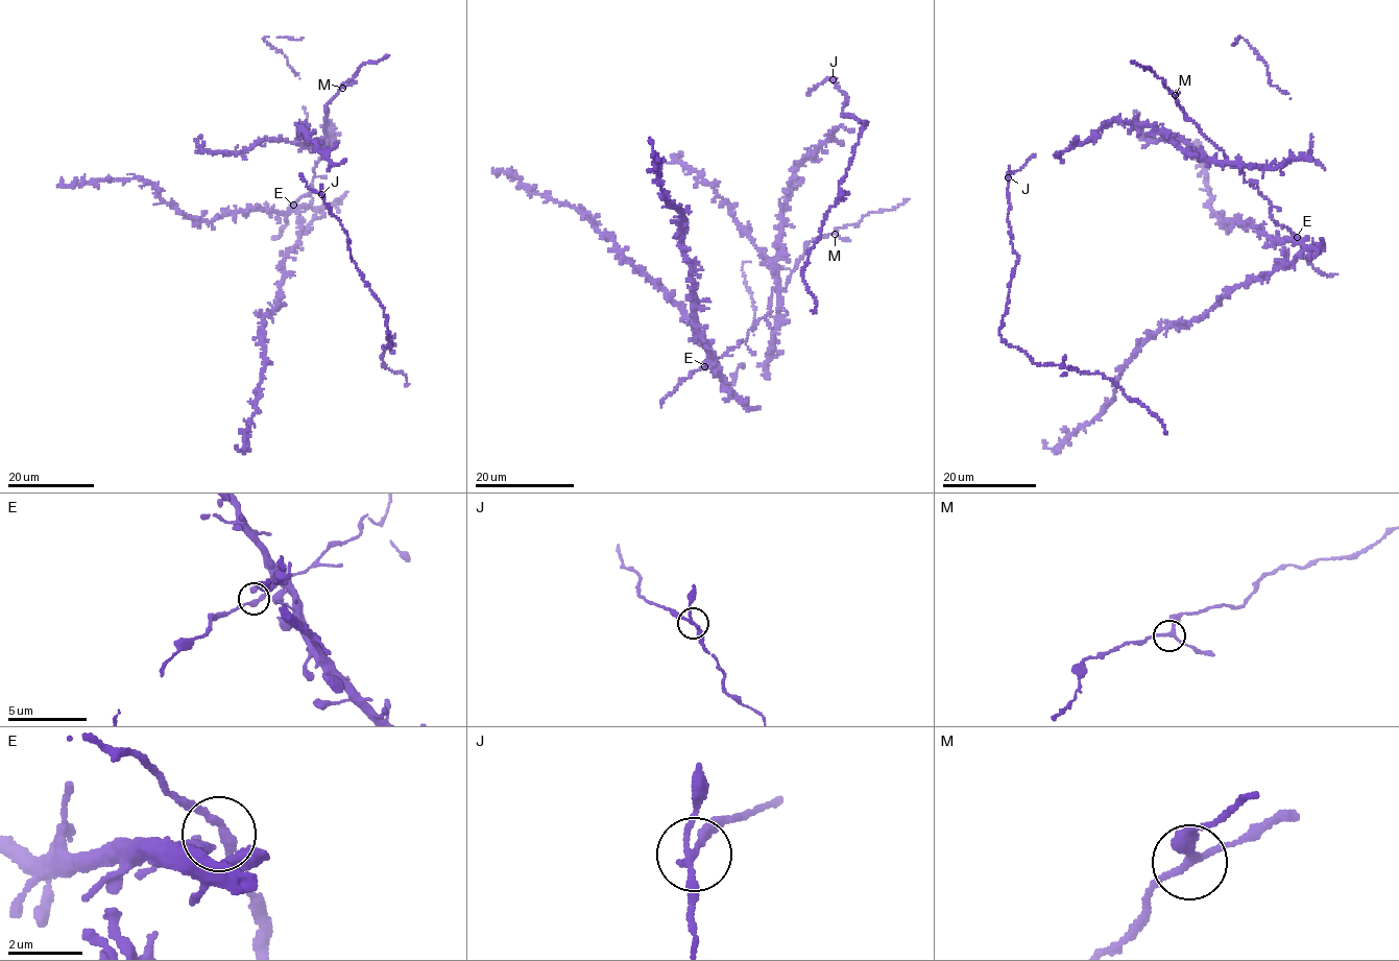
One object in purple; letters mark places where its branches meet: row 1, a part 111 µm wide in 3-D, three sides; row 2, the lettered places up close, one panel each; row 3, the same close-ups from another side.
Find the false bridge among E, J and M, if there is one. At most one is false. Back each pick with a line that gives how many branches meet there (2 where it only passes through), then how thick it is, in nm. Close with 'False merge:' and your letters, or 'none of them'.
J: branches 3; calibre 180 nm
False merge: J

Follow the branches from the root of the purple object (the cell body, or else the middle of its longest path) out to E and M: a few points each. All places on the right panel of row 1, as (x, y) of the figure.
E: (1168, 140), (1197, 157), (1237, 167), (1244, 179), (1268, 199), (1271, 219), (1297, 237)
M: (1168, 140), (1197, 157), (1222, 163), (1227, 160), (1186, 115), (1175, 95)

